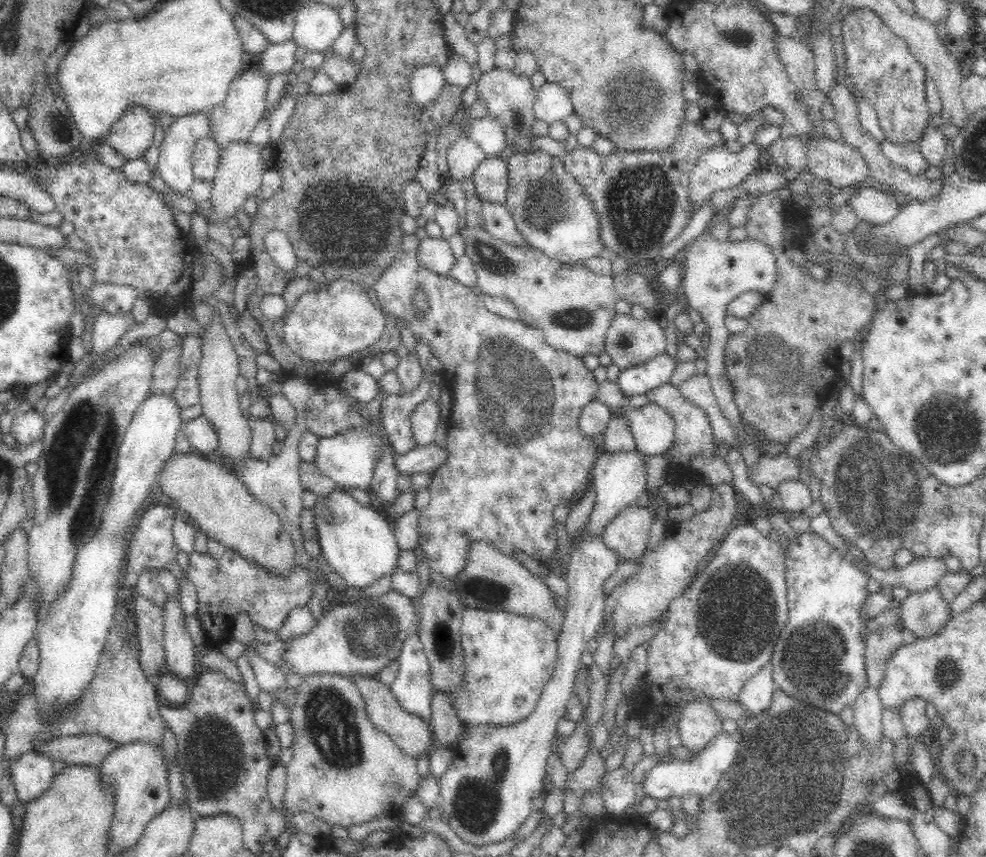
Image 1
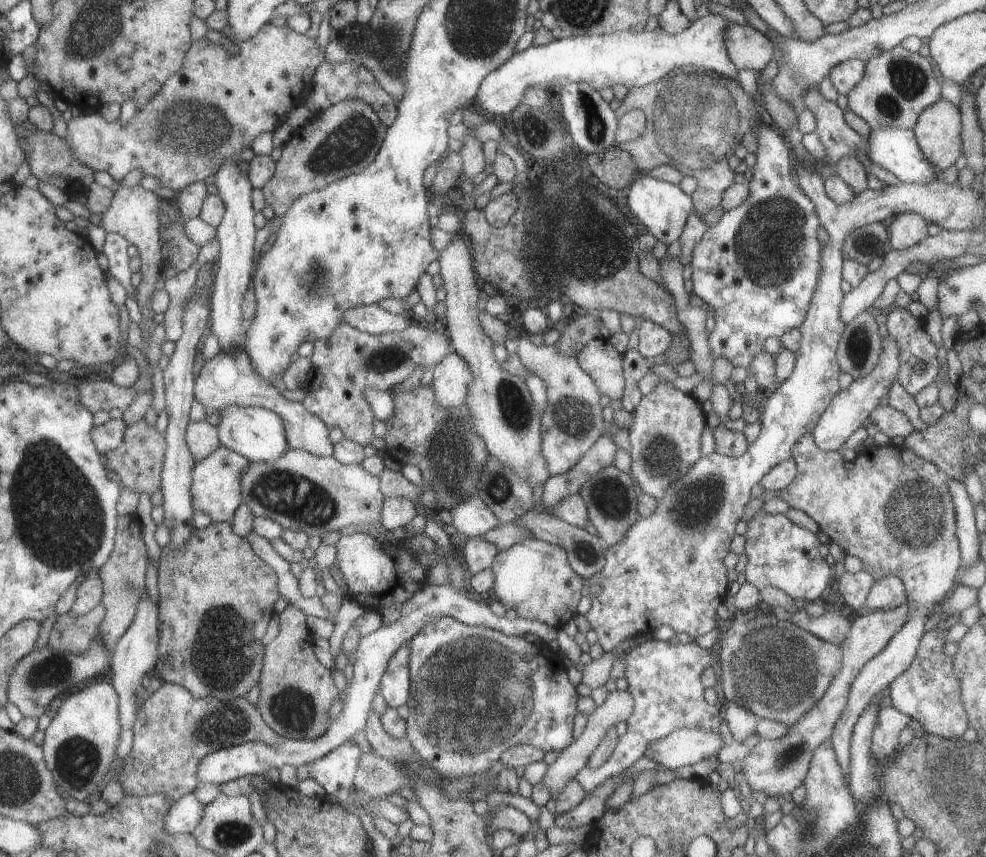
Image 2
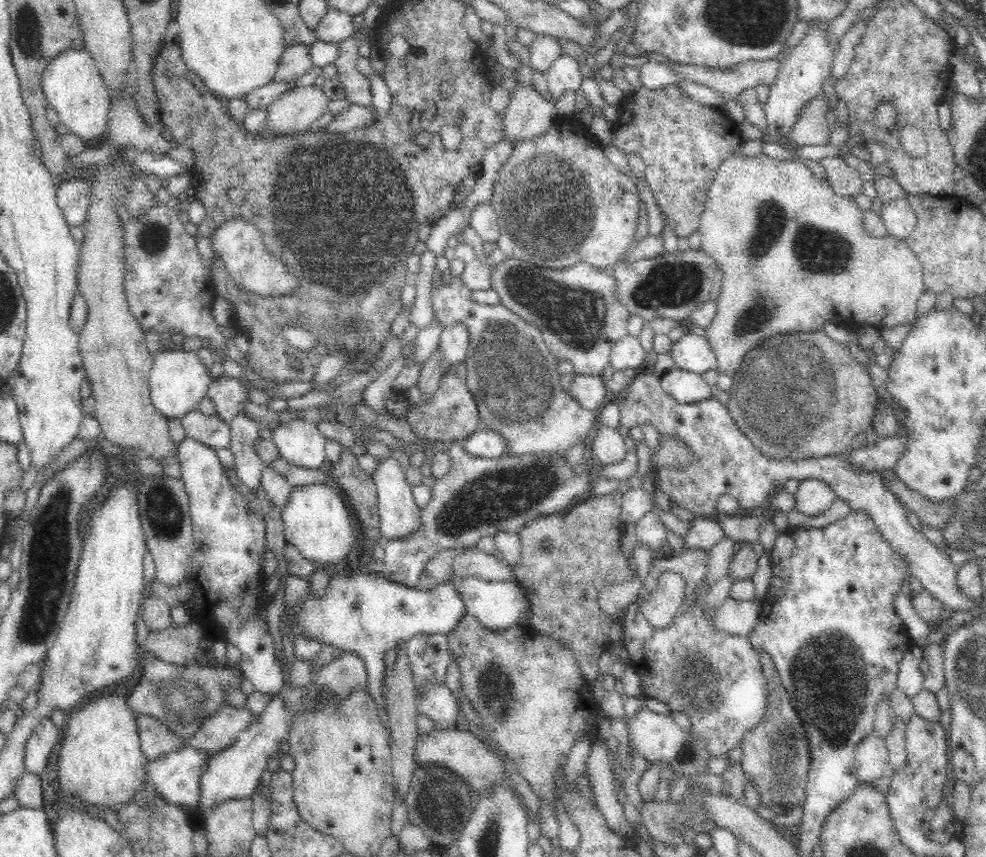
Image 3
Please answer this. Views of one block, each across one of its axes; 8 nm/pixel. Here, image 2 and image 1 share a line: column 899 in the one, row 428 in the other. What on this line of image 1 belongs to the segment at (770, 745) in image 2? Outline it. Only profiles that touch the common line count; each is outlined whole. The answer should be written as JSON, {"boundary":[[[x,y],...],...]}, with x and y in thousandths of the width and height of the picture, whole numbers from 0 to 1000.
{"boundary":[[[620,485],[608,512],[610,527],[615,530],[633,529],[644,525],[643,508],[635,487]]]}

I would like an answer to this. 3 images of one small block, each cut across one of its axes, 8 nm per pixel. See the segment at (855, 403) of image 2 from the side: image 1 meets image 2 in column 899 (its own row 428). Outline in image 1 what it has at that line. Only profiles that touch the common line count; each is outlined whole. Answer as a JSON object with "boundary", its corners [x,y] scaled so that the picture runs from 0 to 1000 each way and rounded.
{"boundary":[[[373,498],[351,501],[335,511],[325,511],[320,523],[319,544],[331,558],[335,558],[345,573],[351,575],[356,571],[373,573],[381,541],[388,527],[387,512],[381,503]]]}

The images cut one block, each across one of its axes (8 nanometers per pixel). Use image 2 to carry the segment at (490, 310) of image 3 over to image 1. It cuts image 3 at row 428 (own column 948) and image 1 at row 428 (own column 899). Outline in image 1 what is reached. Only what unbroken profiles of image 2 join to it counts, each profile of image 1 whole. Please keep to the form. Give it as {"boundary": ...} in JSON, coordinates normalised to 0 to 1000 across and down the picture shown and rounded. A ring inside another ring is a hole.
{"boundary":[[[407,280],[407,291],[404,299],[398,303],[394,315],[388,317],[378,331],[378,341],[382,345],[384,357],[391,366],[406,376],[412,376],[420,389],[423,399],[428,398],[431,403],[436,403],[440,417],[446,420],[448,436],[447,446],[457,459],[458,474],[454,490],[452,490],[452,516],[454,523],[454,537],[450,544],[441,548],[438,565],[435,567],[436,587],[432,593],[425,597],[424,622],[425,636],[430,642],[429,646],[434,650],[437,667],[443,666],[449,670],[454,677],[459,674],[471,663],[474,650],[474,642],[481,632],[497,632],[503,641],[511,646],[518,646],[522,643],[529,643],[534,646],[535,651],[544,655],[556,656],[562,646],[565,638],[565,622],[562,616],[561,607],[562,594],[564,590],[578,589],[596,569],[598,565],[599,550],[605,539],[606,531],[610,529],[610,517],[602,515],[602,511],[588,506],[587,485],[590,477],[604,464],[606,447],[602,442],[600,433],[596,432],[589,417],[560,406],[553,398],[553,390],[545,383],[533,378],[533,376],[508,370],[499,365],[491,357],[489,345],[483,344],[480,337],[474,335],[459,326],[457,322],[449,323],[448,321],[438,319],[436,315],[426,309],[421,292],[425,280]],[[428,340],[432,344],[434,359],[432,362],[421,362],[419,359],[419,345]],[[661,469],[650,474],[627,475],[621,484],[635,487],[643,508],[644,525],[663,532],[675,529],[684,513],[684,489],[675,477]]]}

